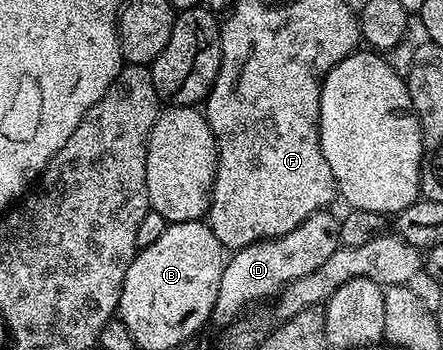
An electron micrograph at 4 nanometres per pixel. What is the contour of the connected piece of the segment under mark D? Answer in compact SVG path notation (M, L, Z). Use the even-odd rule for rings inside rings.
M331 210L309 214L289 234L281 234L273 240L258 240L249 246L238 249L235 256L226 261L221 274L221 286L217 290L217 302L211 311L211 320L220 326L234 321L246 304L254 300L263 300L292 284L305 274L313 274L321 262L326 262L329 254L341 247L340 217L335 217Z

